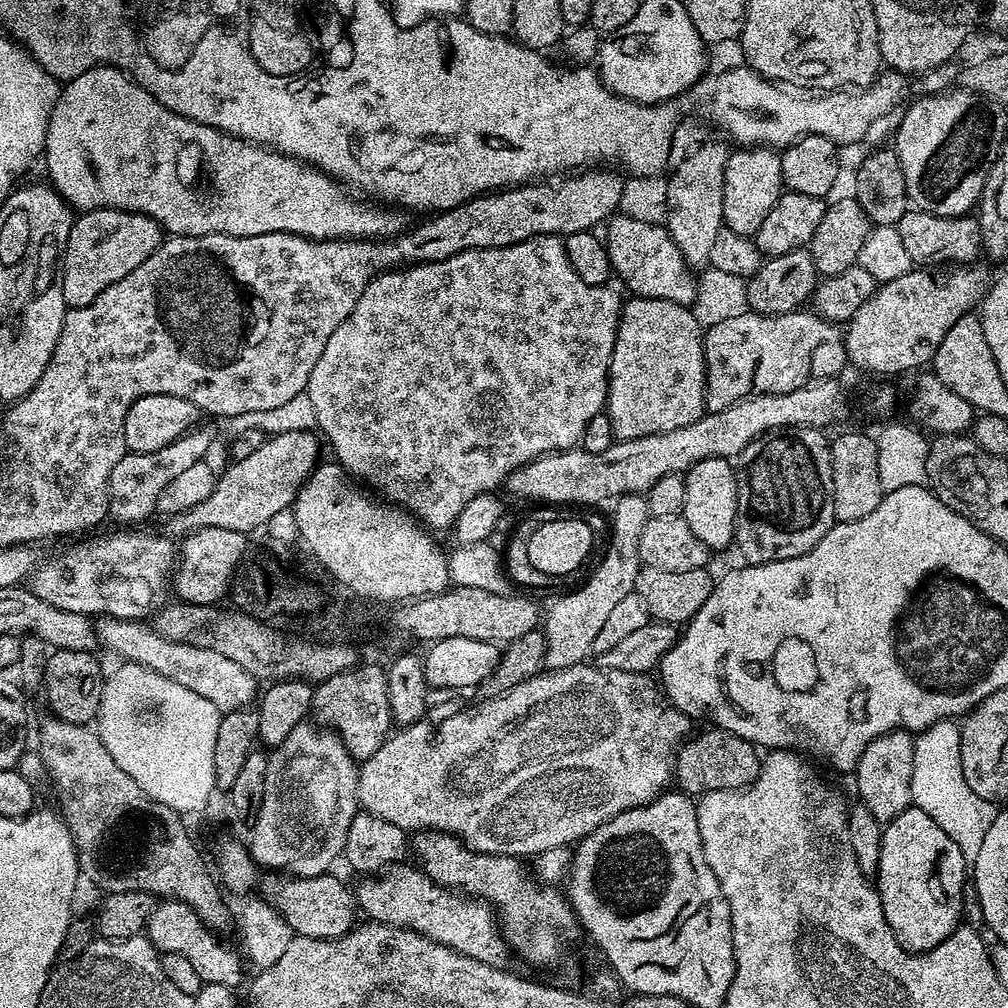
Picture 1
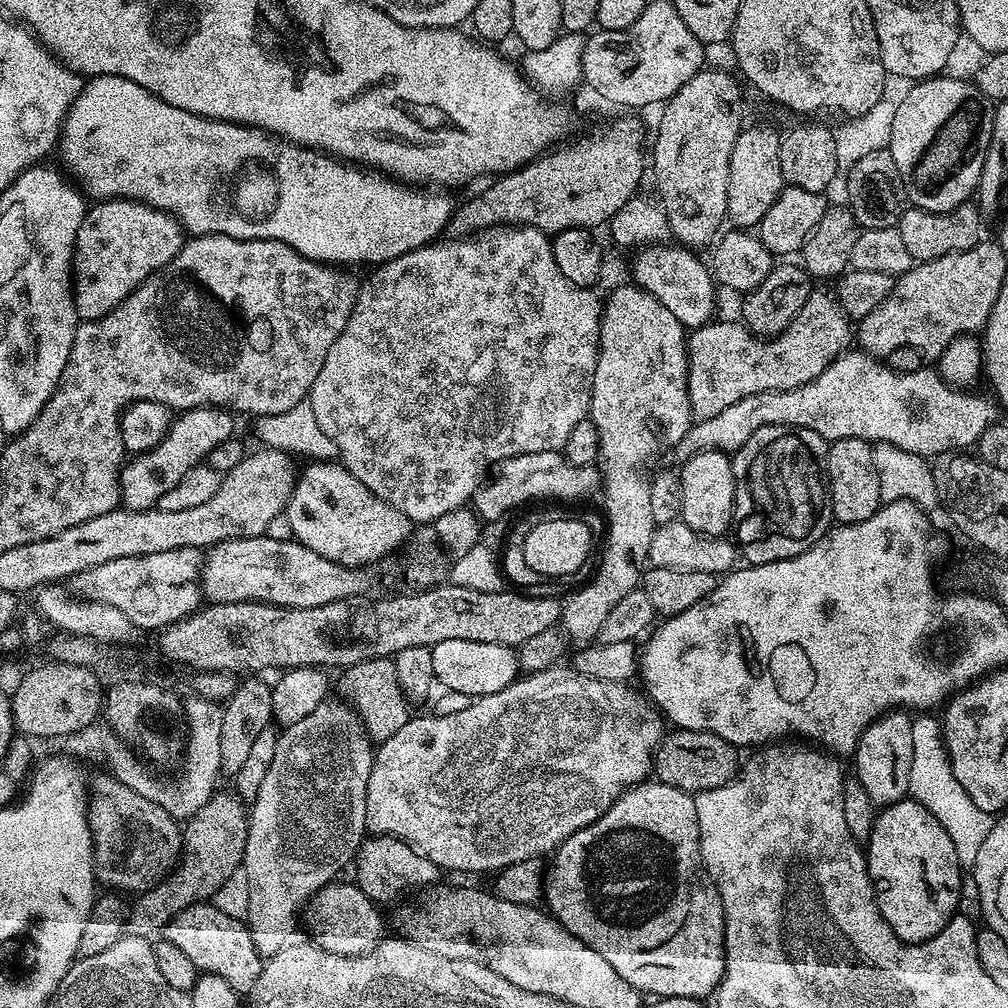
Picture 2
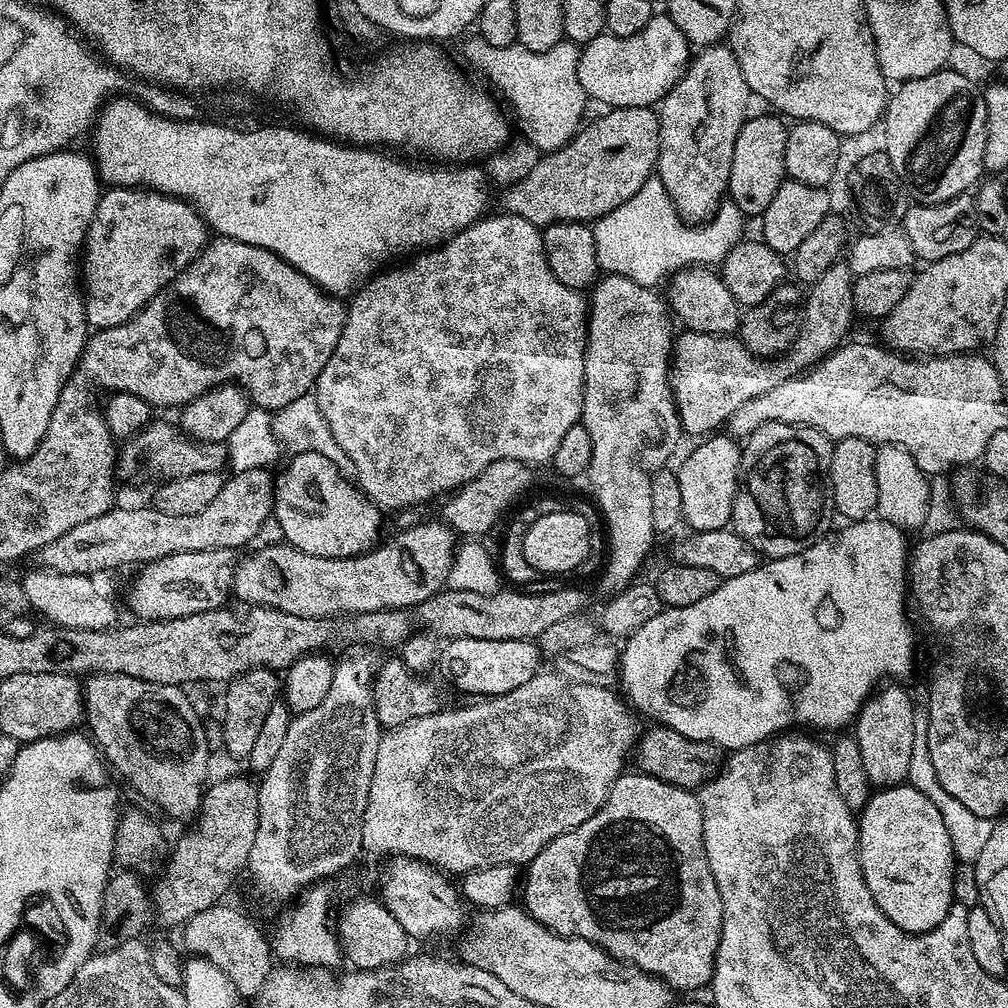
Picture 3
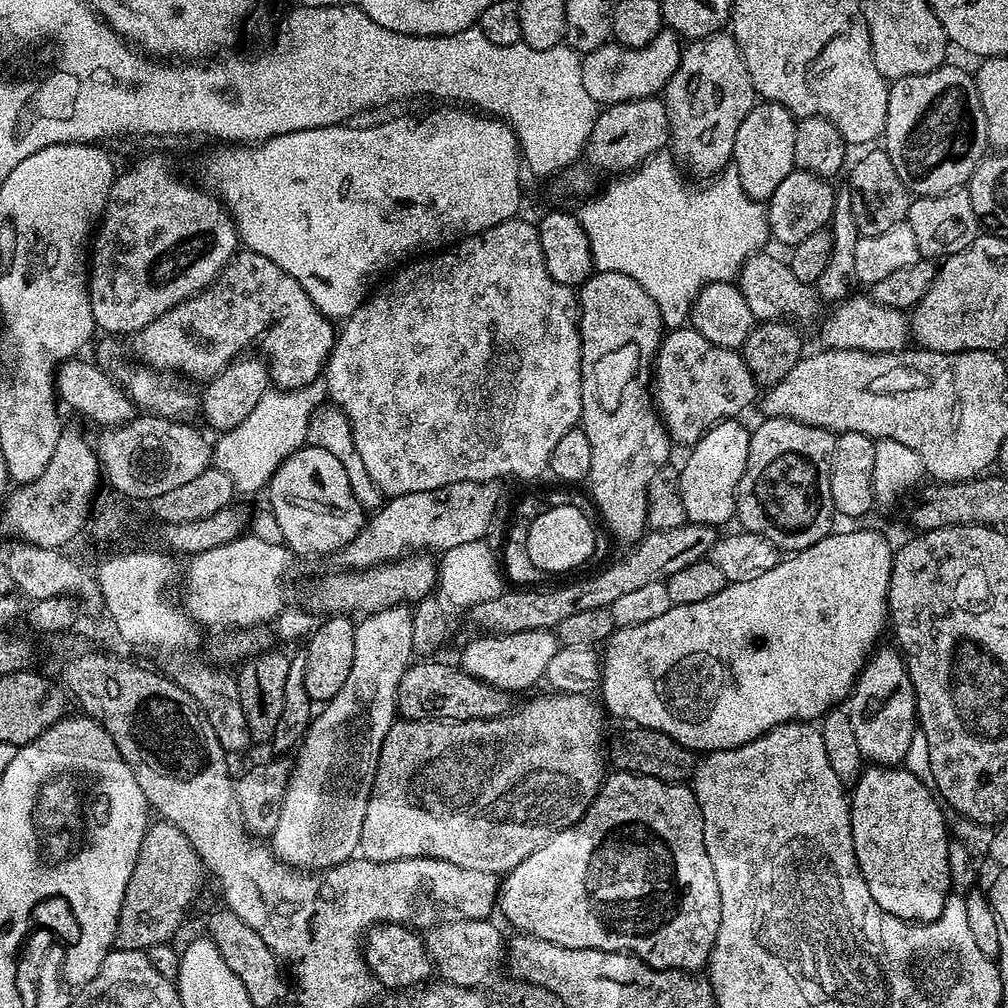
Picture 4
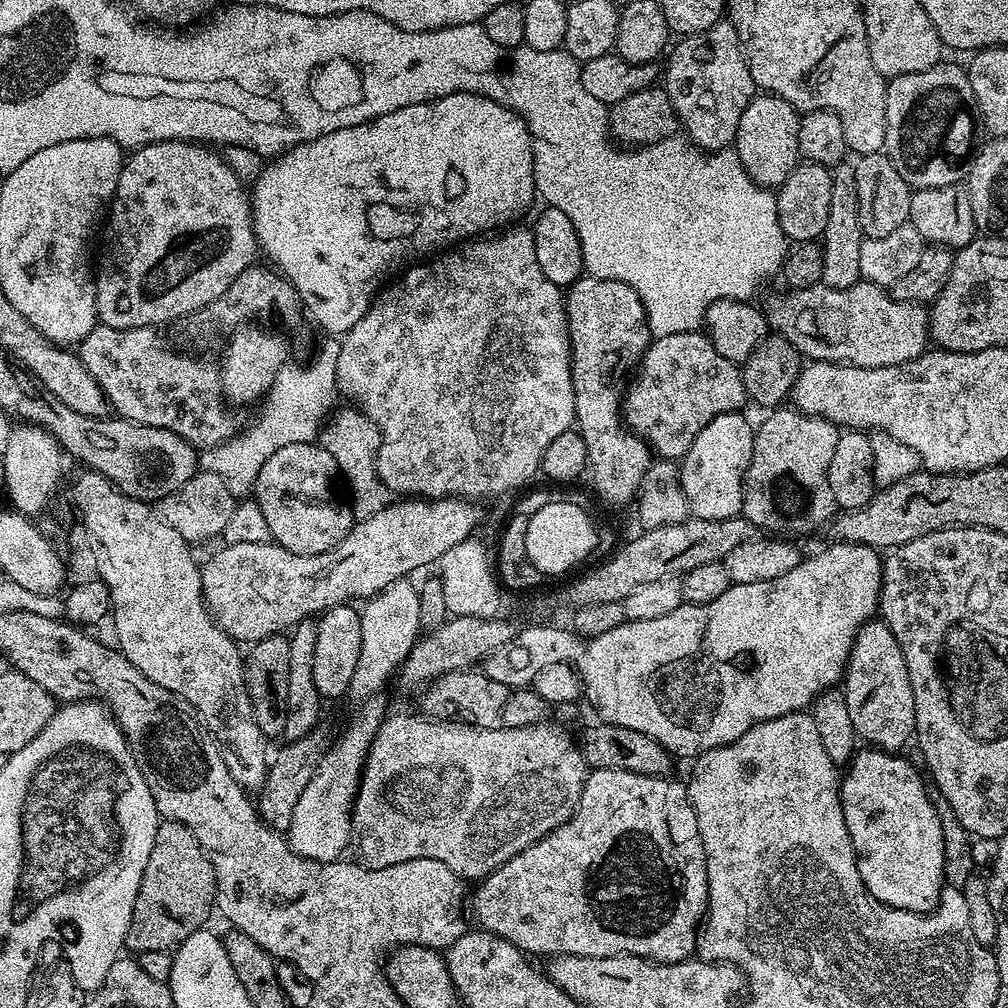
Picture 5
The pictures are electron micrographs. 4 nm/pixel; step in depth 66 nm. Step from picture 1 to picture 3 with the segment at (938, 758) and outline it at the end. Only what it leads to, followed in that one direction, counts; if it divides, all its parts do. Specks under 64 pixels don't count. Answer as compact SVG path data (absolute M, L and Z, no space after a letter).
M915 707L914 716L914 754L910 754L910 770L908 771L907 783L913 784L934 806L938 806L938 814L942 814L942 822L946 822L946 830L950 830L950 842L956 855L957 861L962 864L975 865L978 854L982 854L986 847L986 841L990 838L990 830L993 821L986 818L978 818L971 810L966 810L954 794L950 794L942 786L938 774L934 770L934 762L930 760L930 750L928 749L929 712L927 707Z

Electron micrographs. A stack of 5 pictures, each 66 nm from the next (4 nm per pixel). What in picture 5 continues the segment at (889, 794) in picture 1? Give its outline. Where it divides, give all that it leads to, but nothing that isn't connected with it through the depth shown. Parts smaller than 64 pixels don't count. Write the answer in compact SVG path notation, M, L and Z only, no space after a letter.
M873 618L858 630L852 643L852 652L848 655L848 667L844 669L842 691L846 698L846 710L850 710L854 730L861 741L871 747L881 748L883 752L899 753L900 747L913 739L916 731L914 690L910 690L910 674L906 670L906 658L902 658L902 646L898 646L898 638L894 638L883 619Z

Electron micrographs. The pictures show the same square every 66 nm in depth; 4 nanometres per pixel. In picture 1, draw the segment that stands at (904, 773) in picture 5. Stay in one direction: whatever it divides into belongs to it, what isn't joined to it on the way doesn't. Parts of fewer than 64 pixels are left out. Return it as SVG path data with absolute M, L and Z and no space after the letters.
M910 806L906 810L902 810L902 814L898 814L898 818L889 820L883 825L883 832L881 834L881 857L878 861L878 868L874 877L874 887L880 893L882 910L886 914L886 922L894 934L894 938L908 952L929 952L930 950L934 950L934 946L938 946L943 940L950 938L952 931L961 927L963 884L965 881L966 861L962 858L962 850L958 850L958 846L954 846L954 841L946 834L946 830L942 830L942 826L938 826L938 822L934 822L934 818L930 818L930 814L926 814L918 807Z

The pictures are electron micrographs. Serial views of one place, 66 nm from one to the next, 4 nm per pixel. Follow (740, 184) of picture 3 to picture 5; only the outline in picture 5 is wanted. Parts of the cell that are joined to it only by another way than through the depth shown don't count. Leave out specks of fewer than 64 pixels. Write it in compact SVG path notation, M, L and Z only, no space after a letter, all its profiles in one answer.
M757 94L742 110L742 118L738 118L738 134L734 150L746 170L746 174L769 190L779 189L782 182L794 171L802 157L798 150L798 126L801 113L777 96Z

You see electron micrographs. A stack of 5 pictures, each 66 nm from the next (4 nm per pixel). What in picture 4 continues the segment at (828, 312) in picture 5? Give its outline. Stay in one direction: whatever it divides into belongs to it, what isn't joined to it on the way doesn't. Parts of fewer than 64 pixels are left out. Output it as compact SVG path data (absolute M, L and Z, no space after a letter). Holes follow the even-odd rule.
M761 250L745 262L740 268L738 287L742 298L746 298L746 306L750 306L753 317L760 322L797 322L796 320L812 320L816 311L822 307L818 293L811 284L798 282L794 278L791 267L784 264L776 256L767 256ZM849 295L848 299L841 300L835 305L832 316L828 316L820 324L820 340L824 348L838 350L862 350L863 352L903 352L910 344L910 320L899 308L882 306L872 300L871 295Z

